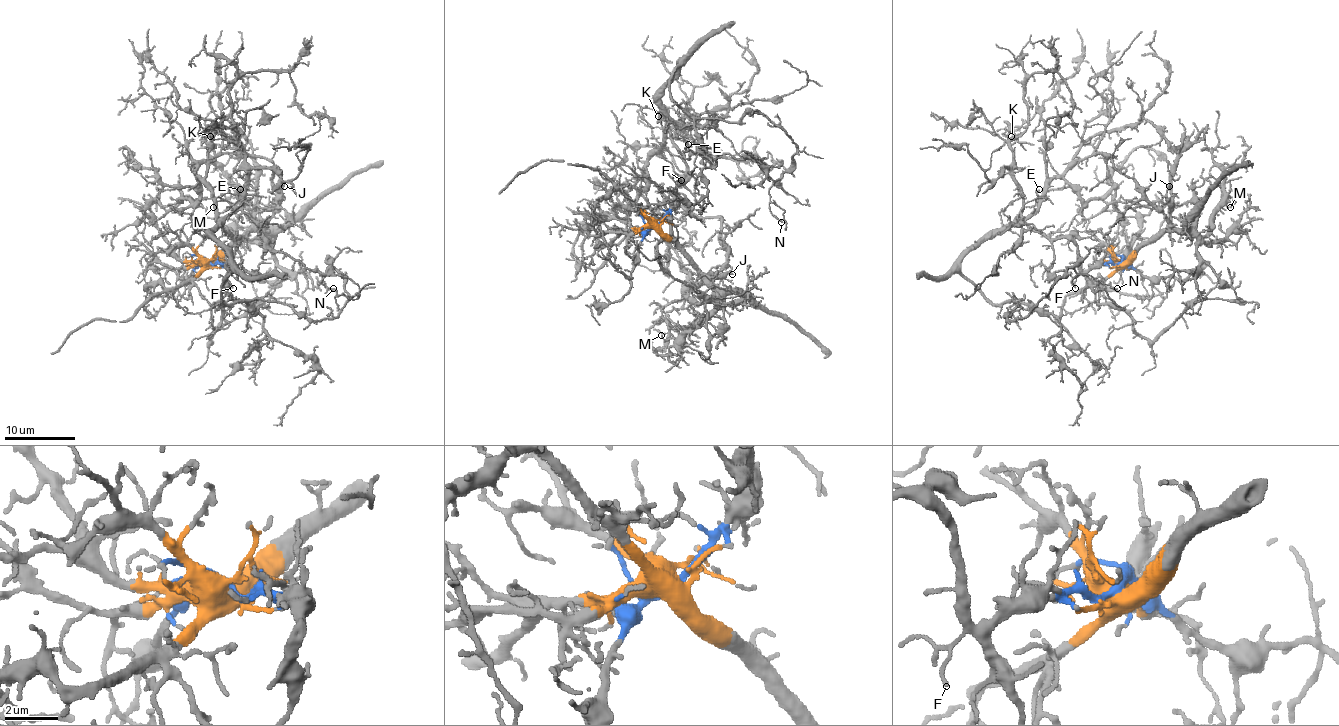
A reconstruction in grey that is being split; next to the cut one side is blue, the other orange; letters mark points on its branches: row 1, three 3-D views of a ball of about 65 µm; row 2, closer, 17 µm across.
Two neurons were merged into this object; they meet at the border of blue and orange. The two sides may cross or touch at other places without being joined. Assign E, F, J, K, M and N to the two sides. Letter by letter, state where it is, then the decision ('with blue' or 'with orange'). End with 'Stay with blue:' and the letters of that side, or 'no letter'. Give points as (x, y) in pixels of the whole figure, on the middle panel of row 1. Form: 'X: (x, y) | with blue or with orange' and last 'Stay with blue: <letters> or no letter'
E: (688, 144) | with blue
F: (681, 180) | with blue
J: (732, 274) | with orange
K: (658, 116) | with blue
M: (661, 335) | with orange
N: (781, 222) | with blue
Stay with blue: E, F, K, N

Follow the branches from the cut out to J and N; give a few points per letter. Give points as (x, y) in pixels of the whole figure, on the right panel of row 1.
J: (1121, 261), (1133, 256), (1168, 224), (1168, 185)
N: (1121, 261), (1082, 269), (1071, 240), (1007, 223), (960, 263), (1013, 299), (1007, 318), (1069, 269), (1117, 288)

